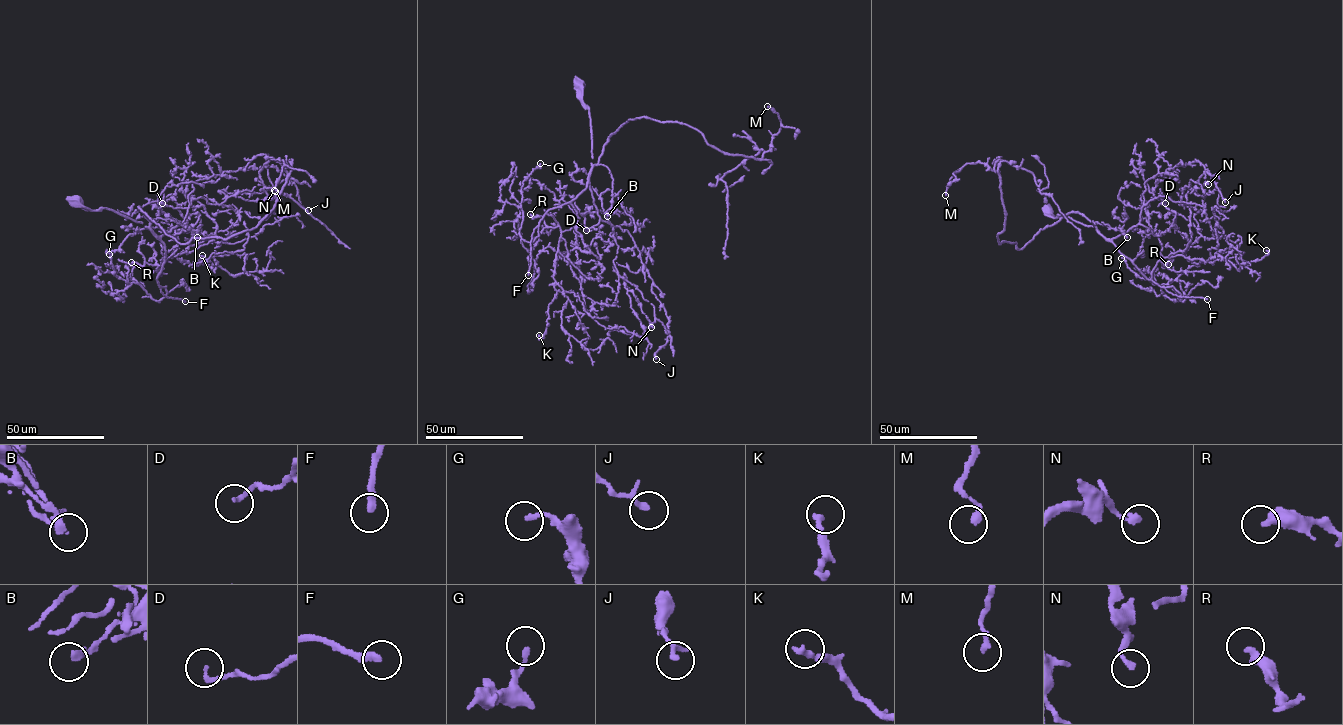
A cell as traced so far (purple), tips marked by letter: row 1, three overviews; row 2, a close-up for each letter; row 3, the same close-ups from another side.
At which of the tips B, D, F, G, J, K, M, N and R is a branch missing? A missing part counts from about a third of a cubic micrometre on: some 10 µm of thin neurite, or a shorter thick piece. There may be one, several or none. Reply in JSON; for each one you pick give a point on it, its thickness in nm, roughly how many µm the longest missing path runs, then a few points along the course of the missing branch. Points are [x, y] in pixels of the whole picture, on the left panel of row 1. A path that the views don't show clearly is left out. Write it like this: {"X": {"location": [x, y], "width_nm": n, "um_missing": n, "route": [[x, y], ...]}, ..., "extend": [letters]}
{"F": {"location": [185, 301], "width_nm": 280, "um_missing": 140}, "extend": ["F"]}

